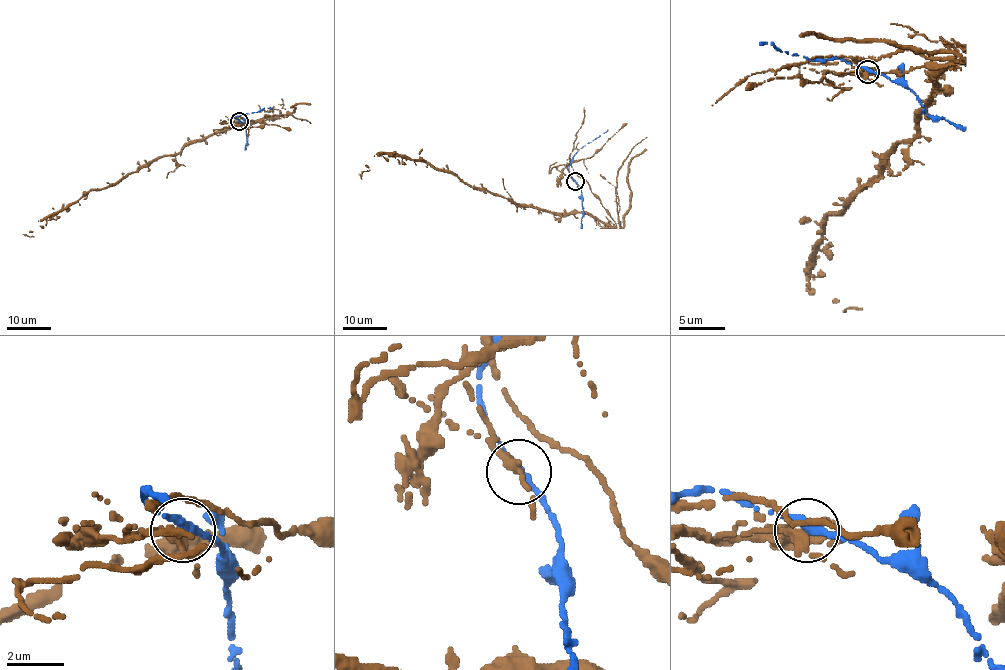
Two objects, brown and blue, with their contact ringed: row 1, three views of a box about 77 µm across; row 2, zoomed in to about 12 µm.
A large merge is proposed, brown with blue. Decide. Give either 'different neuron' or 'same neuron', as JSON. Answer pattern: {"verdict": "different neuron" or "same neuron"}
{"verdict": "different neuron"}

